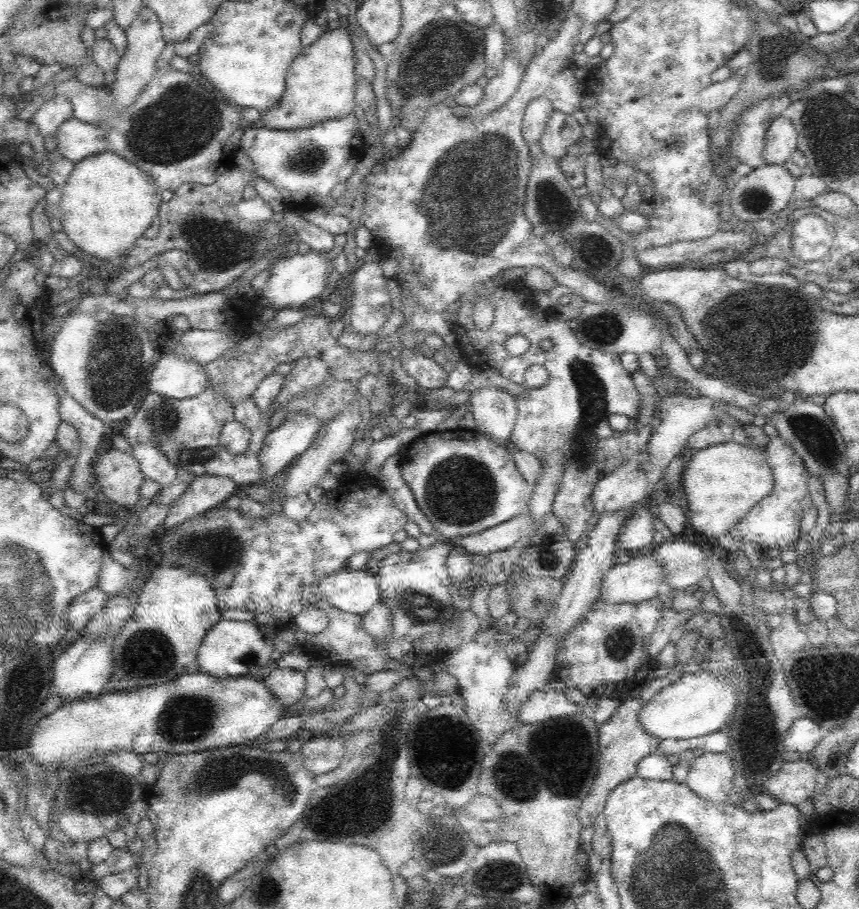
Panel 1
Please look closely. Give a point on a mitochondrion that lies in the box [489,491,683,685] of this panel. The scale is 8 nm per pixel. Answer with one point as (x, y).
(620, 641)

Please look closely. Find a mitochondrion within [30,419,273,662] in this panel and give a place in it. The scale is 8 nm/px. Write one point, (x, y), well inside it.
(227, 553)

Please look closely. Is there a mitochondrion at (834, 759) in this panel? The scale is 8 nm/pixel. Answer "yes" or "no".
yes

